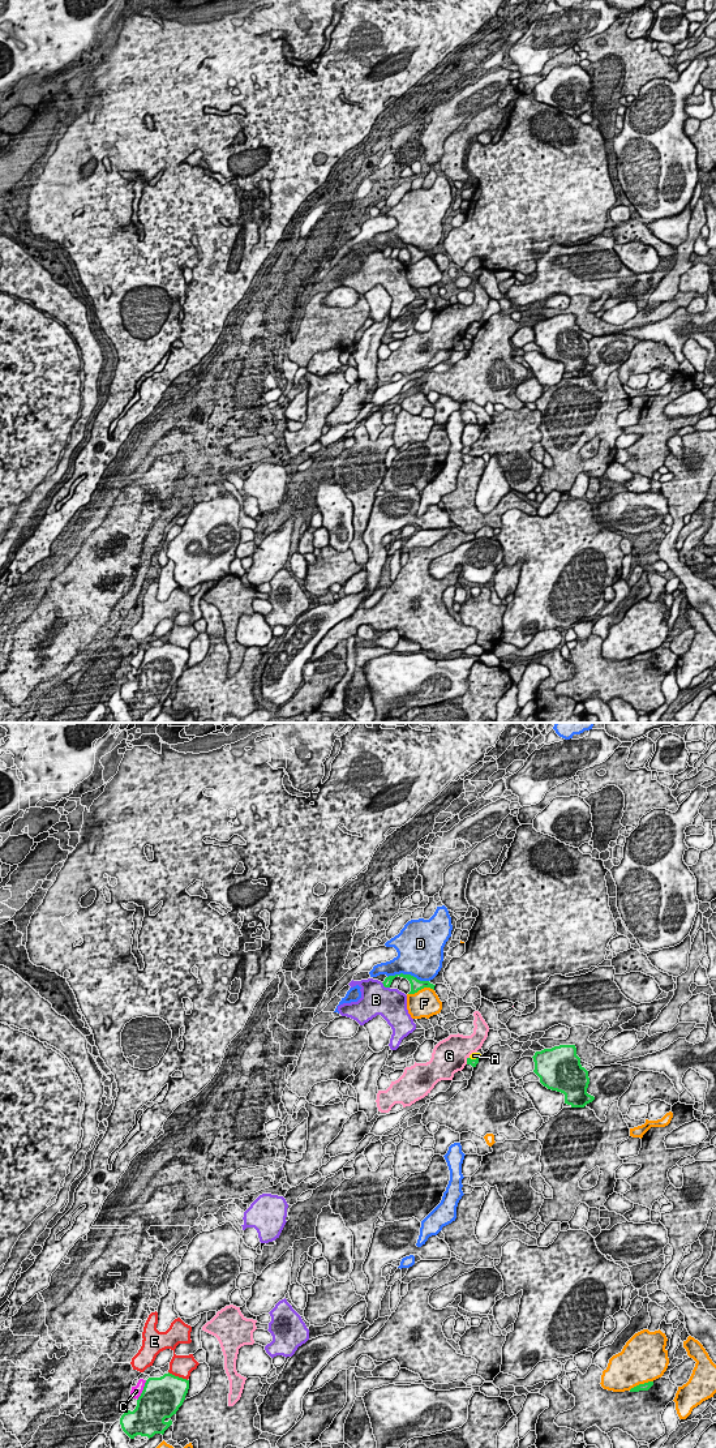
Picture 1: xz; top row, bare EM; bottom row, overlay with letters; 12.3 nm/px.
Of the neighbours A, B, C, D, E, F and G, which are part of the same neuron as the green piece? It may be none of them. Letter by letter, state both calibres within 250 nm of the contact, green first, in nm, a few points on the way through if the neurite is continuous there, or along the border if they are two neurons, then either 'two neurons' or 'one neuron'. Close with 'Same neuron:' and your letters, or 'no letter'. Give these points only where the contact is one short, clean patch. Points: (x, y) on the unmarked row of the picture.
A: 90/90 nm | across xz (472, 331), (476, 328), (474, 325) | one neuron
B: 100/380 nm | two neurons
C: 500/130 nm | two neurons
D: 140/480 nm | two neurons
E: 440/280 nm | two neurons
F: 140/340 nm | two neurons
G: 90/420 nm | two neurons
Same neuron: A

